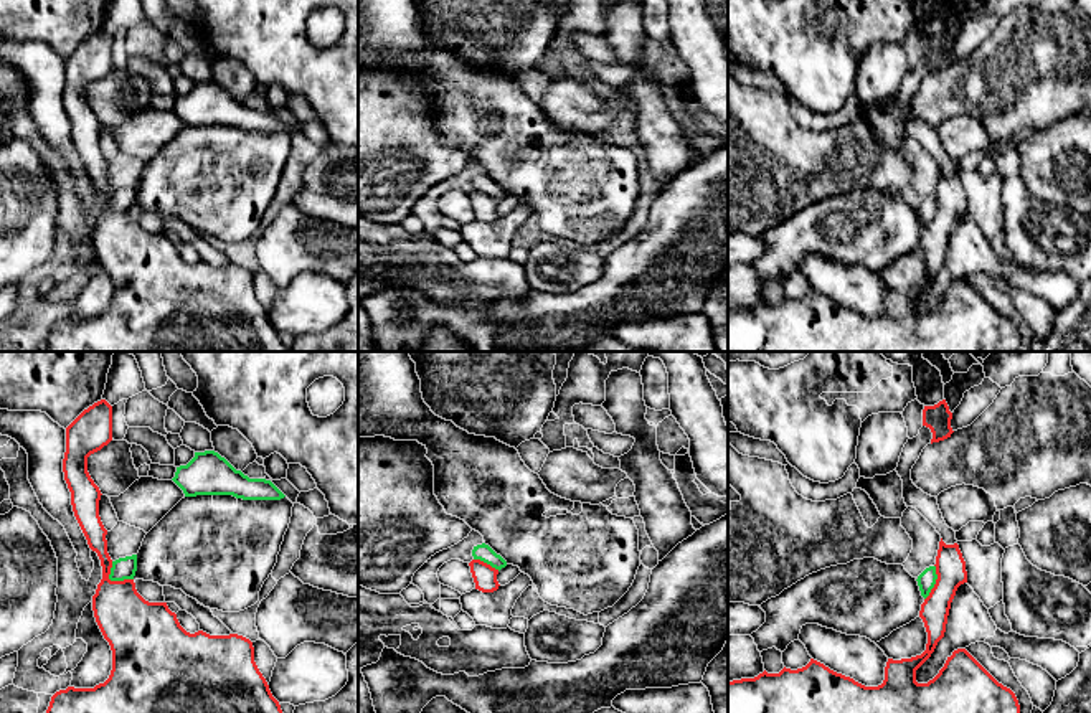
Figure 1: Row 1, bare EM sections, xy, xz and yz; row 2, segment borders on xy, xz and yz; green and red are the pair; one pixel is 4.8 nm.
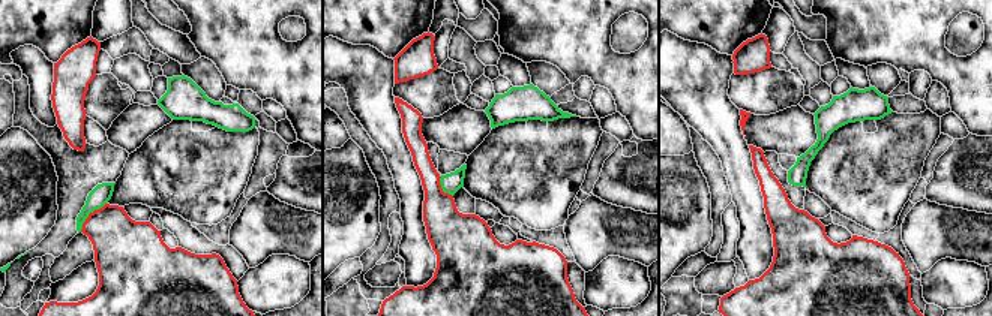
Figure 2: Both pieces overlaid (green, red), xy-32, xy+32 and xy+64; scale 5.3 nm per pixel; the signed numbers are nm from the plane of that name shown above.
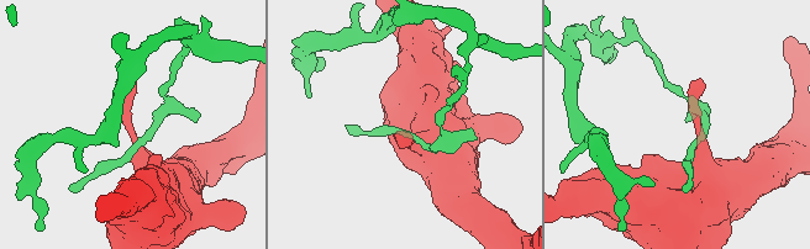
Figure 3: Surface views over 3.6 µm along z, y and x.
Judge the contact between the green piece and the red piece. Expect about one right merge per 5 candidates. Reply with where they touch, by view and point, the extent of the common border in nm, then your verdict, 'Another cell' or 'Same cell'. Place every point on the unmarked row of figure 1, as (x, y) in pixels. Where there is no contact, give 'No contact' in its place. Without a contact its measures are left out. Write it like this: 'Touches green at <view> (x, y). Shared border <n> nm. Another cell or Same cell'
Touches green at xy (113, 210). Shared border 140 nm. Another cell

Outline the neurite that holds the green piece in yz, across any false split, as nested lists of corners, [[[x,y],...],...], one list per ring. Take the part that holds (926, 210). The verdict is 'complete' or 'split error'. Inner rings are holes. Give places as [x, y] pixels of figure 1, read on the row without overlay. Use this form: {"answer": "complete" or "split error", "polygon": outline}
{"answer": "complete", "polygon": [[[936,196],[926,198],[926,200],[918,206],[916,211],[918,211],[921,226],[923,226],[924,229],[929,226],[931,220],[934,218],[936,210],[938,210]]]}

